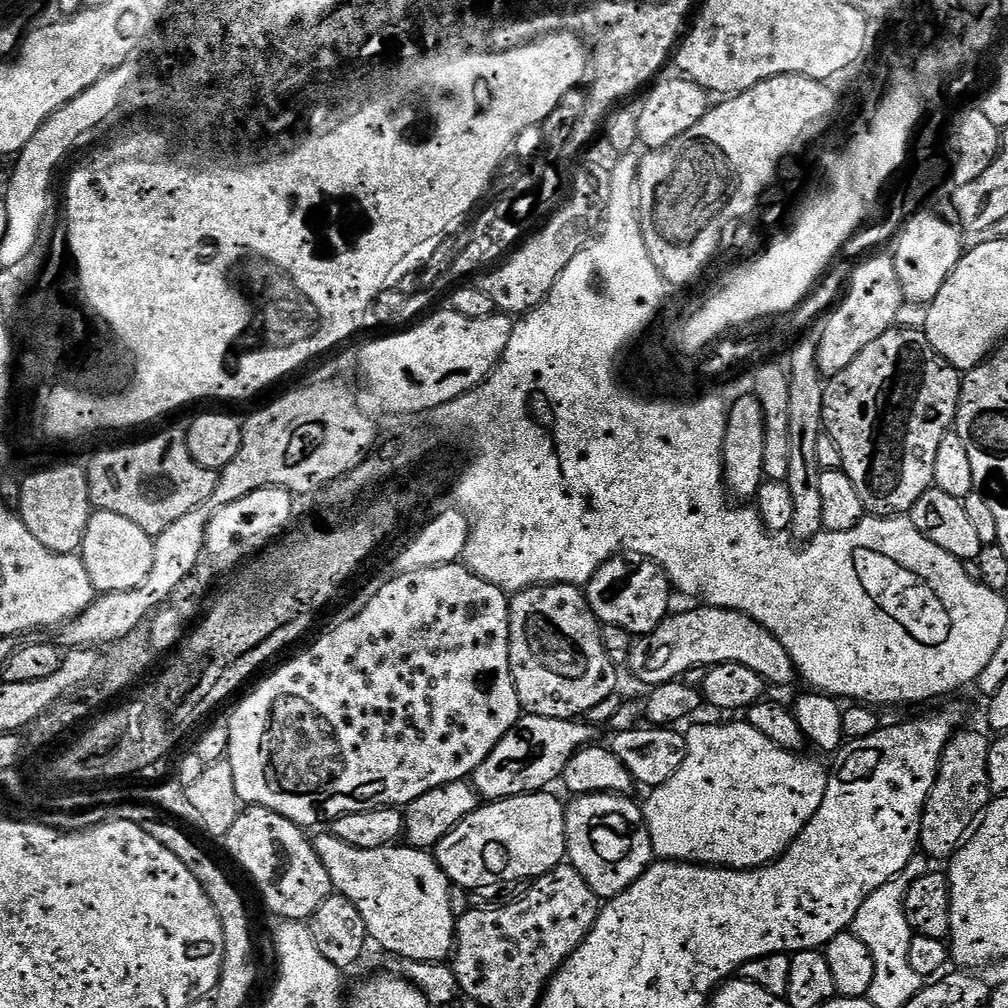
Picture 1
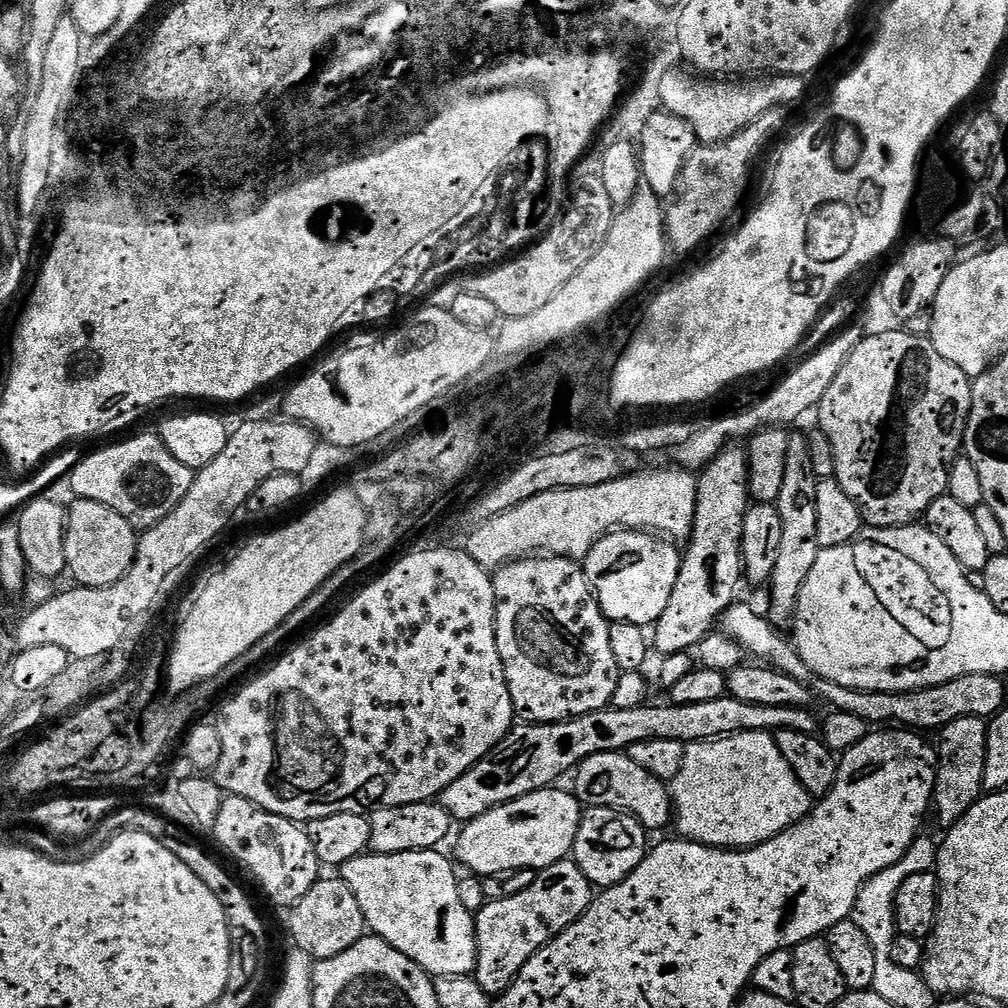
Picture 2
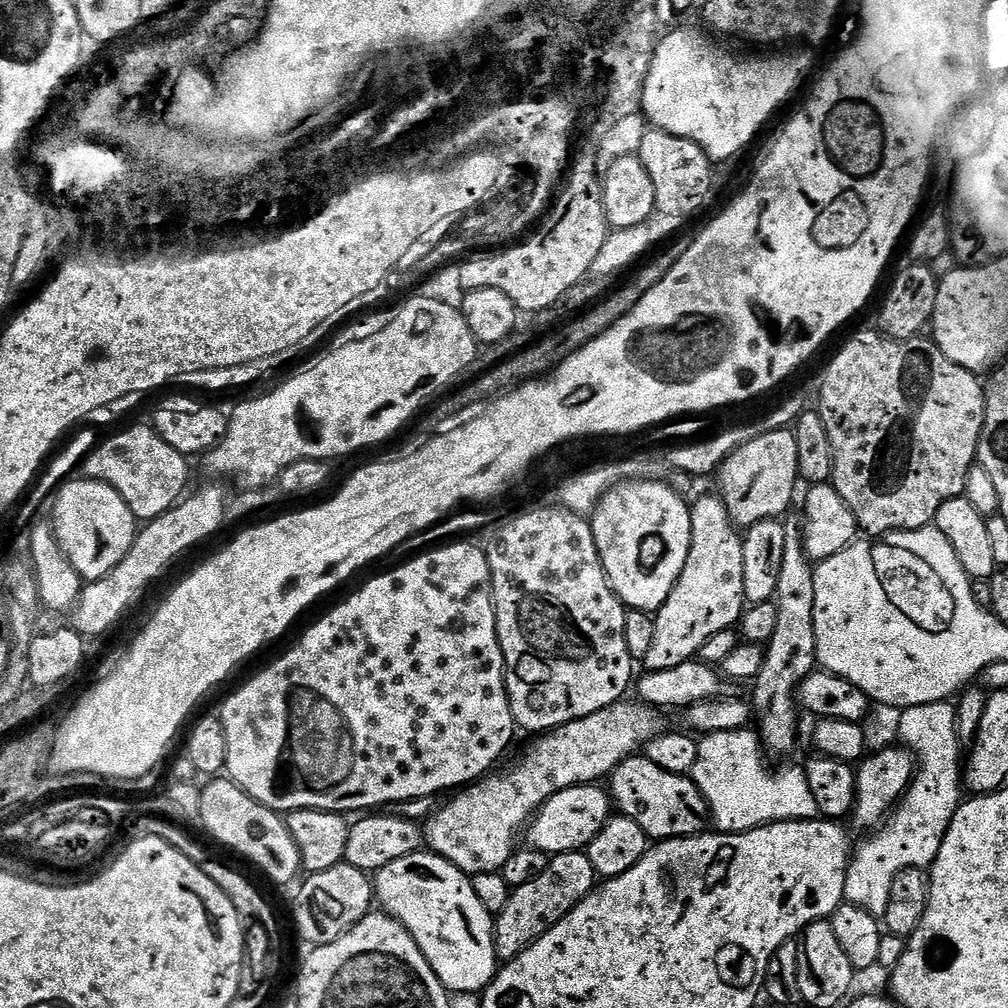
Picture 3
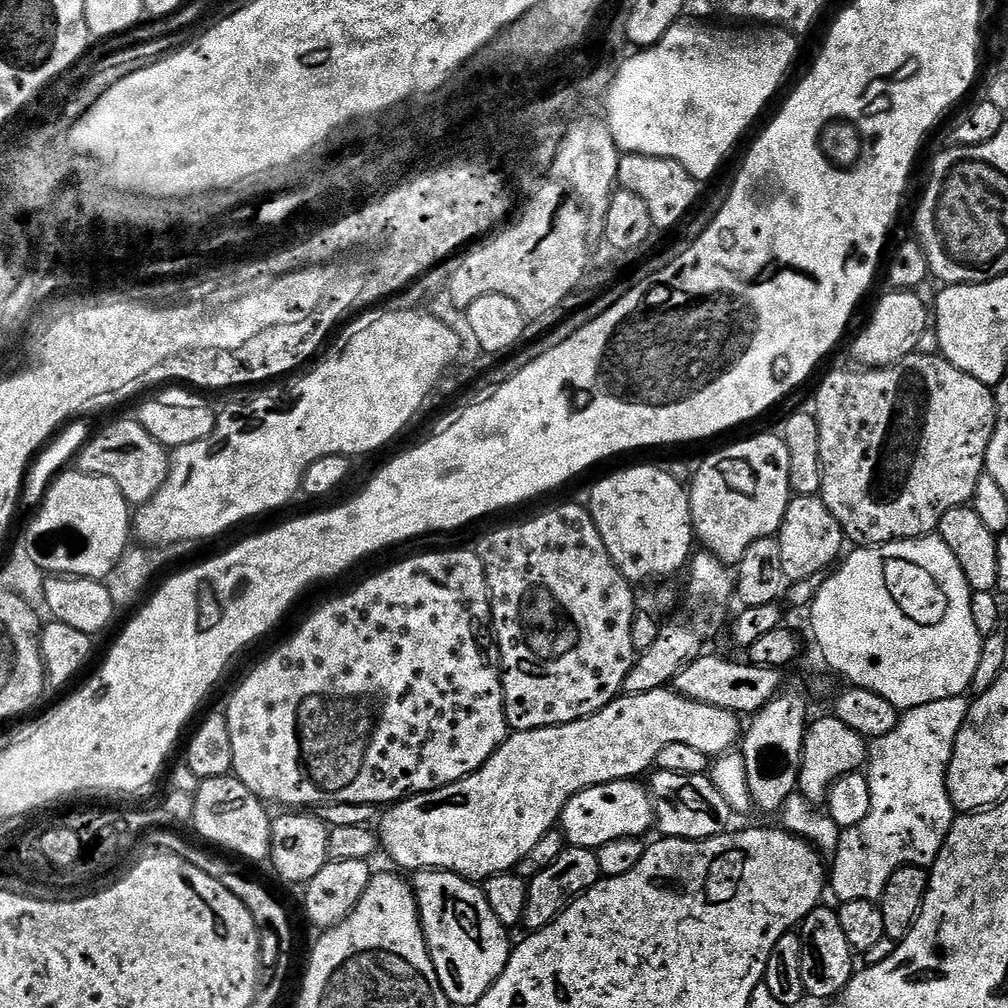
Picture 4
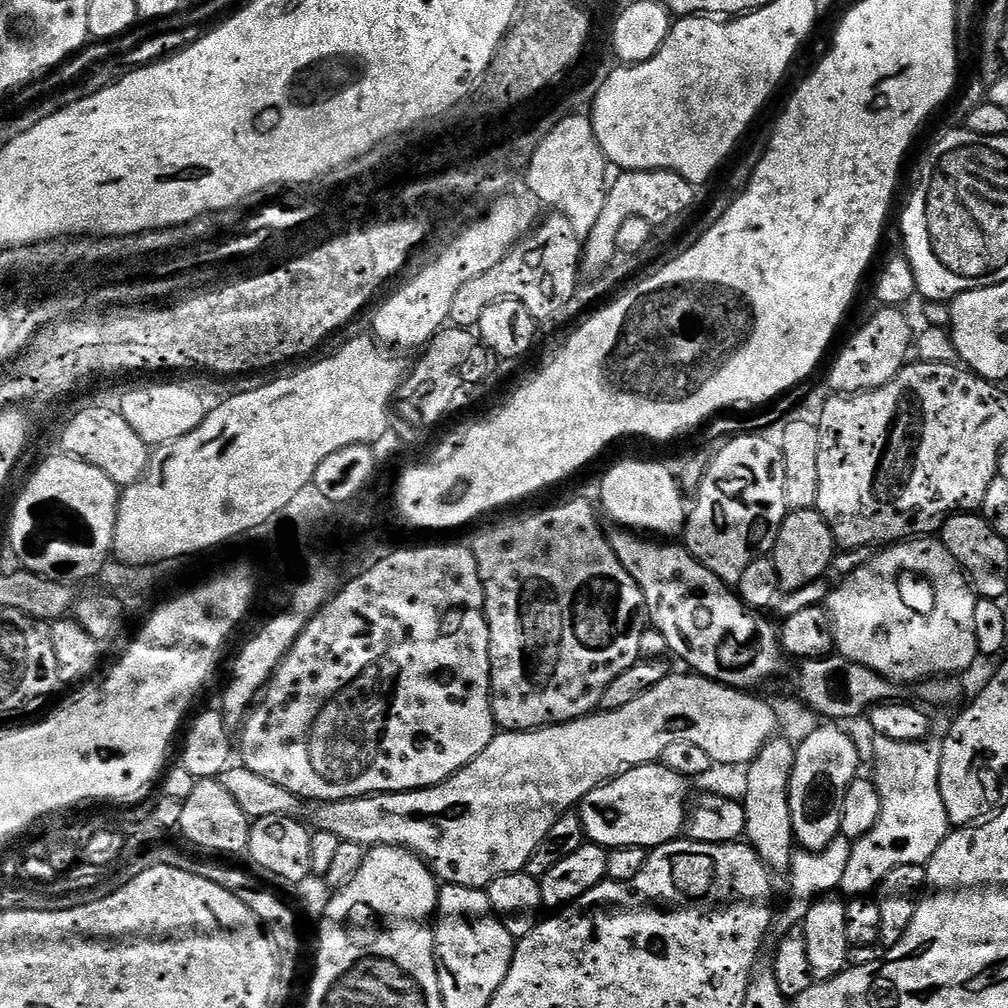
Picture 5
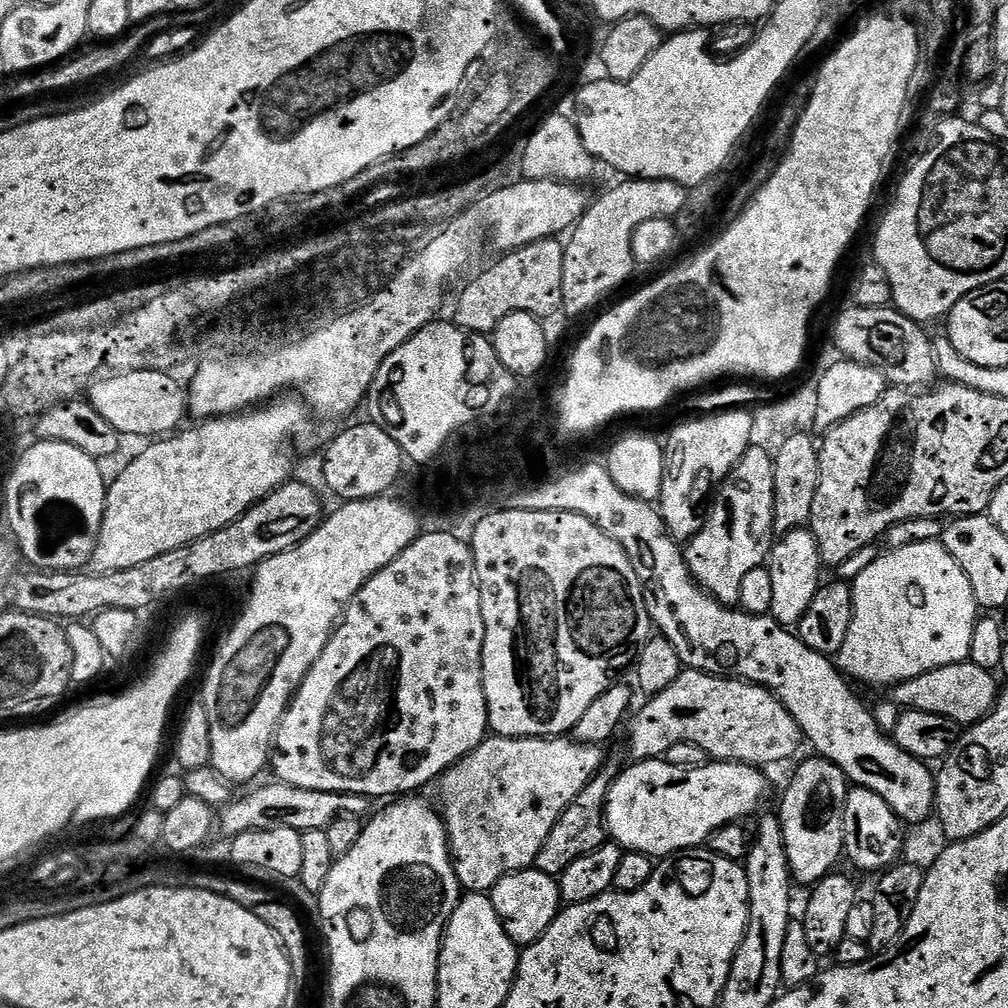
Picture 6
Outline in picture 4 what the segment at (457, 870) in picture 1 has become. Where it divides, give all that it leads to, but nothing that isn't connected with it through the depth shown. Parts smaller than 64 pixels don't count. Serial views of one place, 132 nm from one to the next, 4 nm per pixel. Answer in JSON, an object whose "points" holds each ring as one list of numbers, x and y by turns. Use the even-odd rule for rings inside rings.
{"points":[[615,780,582,790,570,802,558,821,565,841,574,848,598,849,606,842,620,840,623,836,643,837,644,831,654,824,652,797,643,783,631,780]]}

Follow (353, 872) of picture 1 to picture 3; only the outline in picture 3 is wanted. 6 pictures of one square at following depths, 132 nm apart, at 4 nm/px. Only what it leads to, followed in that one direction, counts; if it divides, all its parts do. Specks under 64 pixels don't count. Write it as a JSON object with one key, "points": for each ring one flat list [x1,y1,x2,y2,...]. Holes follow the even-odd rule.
{"points":[[421,850,374,874,379,907,399,920,449,993,483,993,498,971,494,916,478,902,471,879,446,858]]}

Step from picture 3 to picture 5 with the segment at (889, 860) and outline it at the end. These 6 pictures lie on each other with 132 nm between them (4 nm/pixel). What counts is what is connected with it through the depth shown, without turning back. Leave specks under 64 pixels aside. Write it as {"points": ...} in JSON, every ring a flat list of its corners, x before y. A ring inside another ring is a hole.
{"points":[[877,735,871,739,872,752,876,755,874,783,880,795,880,813,874,830,855,841,850,850,850,862,839,886,839,891,848,898,875,893,886,874,898,866,927,865,950,831,938,782,943,743,935,738,912,743,890,742,890,738]]}

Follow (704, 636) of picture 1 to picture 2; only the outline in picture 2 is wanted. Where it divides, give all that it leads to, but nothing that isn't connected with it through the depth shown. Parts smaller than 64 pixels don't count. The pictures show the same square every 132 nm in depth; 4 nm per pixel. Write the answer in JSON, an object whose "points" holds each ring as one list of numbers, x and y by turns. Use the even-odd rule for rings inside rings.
{"points":[[743,602,732,604,721,617,720,628,730,638,737,640,745,651,762,659,776,671,789,674,804,683,810,683,813,693,824,698,835,711,854,714,874,726,882,726,884,722,898,722,900,726,918,731,938,732,957,718,982,717,991,719,1005,707,1006,688,1000,676,988,674,968,674,962,678,951,679,950,682,938,686,920,688,908,692,874,692,855,691,853,688,838,686,829,680,814,677,813,672,801,658,795,643,786,640,781,632,765,615,760,615]]}

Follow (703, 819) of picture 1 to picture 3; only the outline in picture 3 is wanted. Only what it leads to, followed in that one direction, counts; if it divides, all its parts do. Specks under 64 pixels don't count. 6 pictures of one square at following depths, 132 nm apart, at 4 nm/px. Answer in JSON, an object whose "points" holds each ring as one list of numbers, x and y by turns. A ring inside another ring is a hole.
{"points":[[747,727,732,732,712,732,705,735,696,745,698,758,694,762,690,778,706,798,710,820,721,832,749,832,762,824,774,824,777,820,814,820,818,813,810,782,806,782,803,767,784,768,781,772,771,772,764,765,765,749,760,737]]}

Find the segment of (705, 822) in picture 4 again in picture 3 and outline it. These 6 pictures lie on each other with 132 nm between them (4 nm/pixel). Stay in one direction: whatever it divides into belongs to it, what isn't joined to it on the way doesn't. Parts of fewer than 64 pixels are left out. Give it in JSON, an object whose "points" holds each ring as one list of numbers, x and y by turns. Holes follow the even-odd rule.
{"points":[[634,754,612,771,610,799,619,815,629,816,642,826,653,841,677,840,680,836,699,836,709,827,708,803,698,786,688,776,670,774,654,766,647,756]]}

